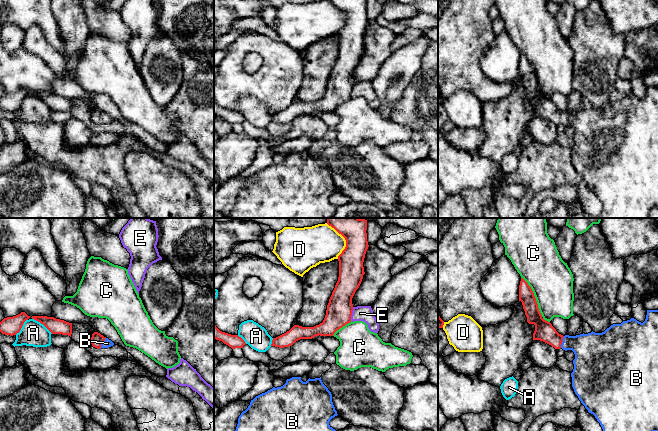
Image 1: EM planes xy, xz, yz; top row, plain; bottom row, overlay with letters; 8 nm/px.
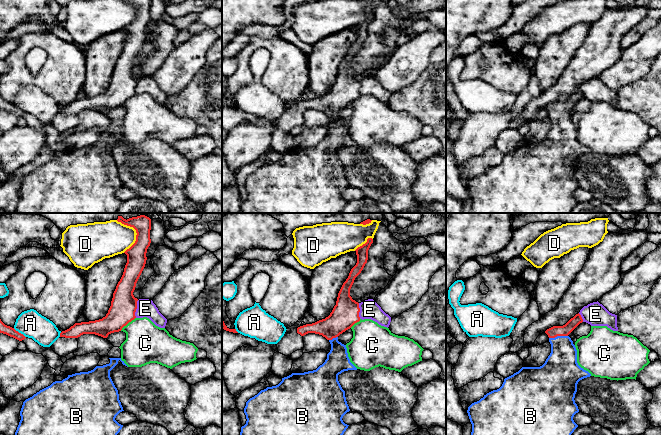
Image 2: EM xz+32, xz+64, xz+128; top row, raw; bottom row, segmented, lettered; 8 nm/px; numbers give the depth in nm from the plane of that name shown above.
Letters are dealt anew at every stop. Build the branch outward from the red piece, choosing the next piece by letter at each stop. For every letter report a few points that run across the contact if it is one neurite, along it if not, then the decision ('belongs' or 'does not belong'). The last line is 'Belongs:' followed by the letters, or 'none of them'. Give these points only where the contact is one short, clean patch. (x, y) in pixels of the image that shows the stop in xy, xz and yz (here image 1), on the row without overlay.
A: line xy (32, 94), (42, 99), (52, 109); does not belong
B: line yz (544, 107), (561, 118), (577, 119), (591, 126); belongs
C: does not belong
D: line xz (327, 0), (333, 3), (345, 16), (345, 24), (338, 34); does not belong
E: line xz (353, 83), (350, 96); does not belong
Belongs: B

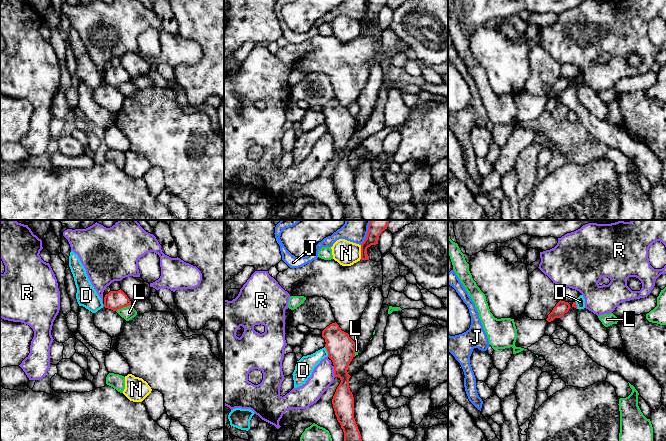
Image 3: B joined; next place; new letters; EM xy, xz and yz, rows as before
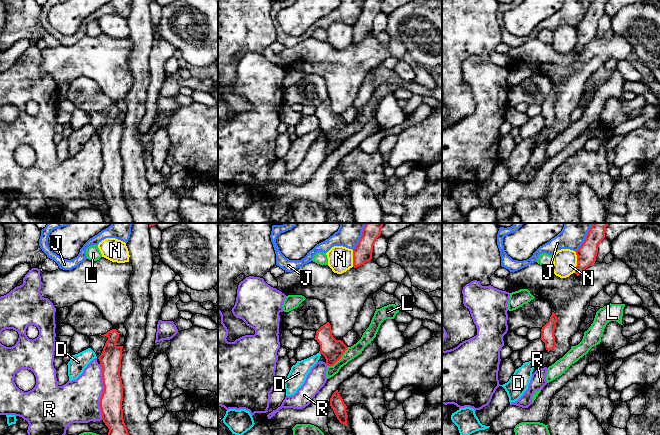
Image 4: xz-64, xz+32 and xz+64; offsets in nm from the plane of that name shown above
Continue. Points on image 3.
D: line xz (324, 123), (328, 131); does not belong
J: does not belong
L: line xy (130, 80), (116, 87); does not belong
N: does not belong
R: does not belong
Belongs: none of them

